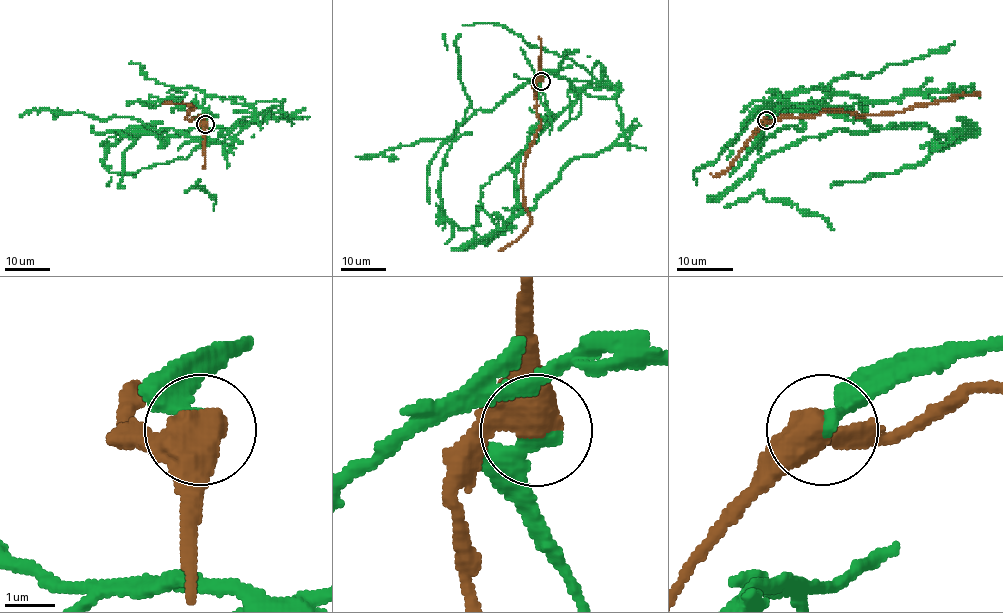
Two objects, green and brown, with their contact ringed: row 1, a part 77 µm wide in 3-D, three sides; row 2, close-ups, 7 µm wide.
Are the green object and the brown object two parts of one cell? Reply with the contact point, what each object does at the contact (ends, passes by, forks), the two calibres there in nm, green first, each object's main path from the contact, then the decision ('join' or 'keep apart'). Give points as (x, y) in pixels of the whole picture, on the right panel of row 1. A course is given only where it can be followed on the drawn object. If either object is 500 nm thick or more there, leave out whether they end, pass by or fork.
place (766, 120); calibres 400 and 750 nm; course green (766, 121), (811, 110), (829, 86), (762, 107), (778, 98), (881, 128), (968, 133), (913, 166), (832, 187); course brown (766, 121), (822, 112), (879, 114), (909, 110), (961, 94), (980, 94); keep apart

